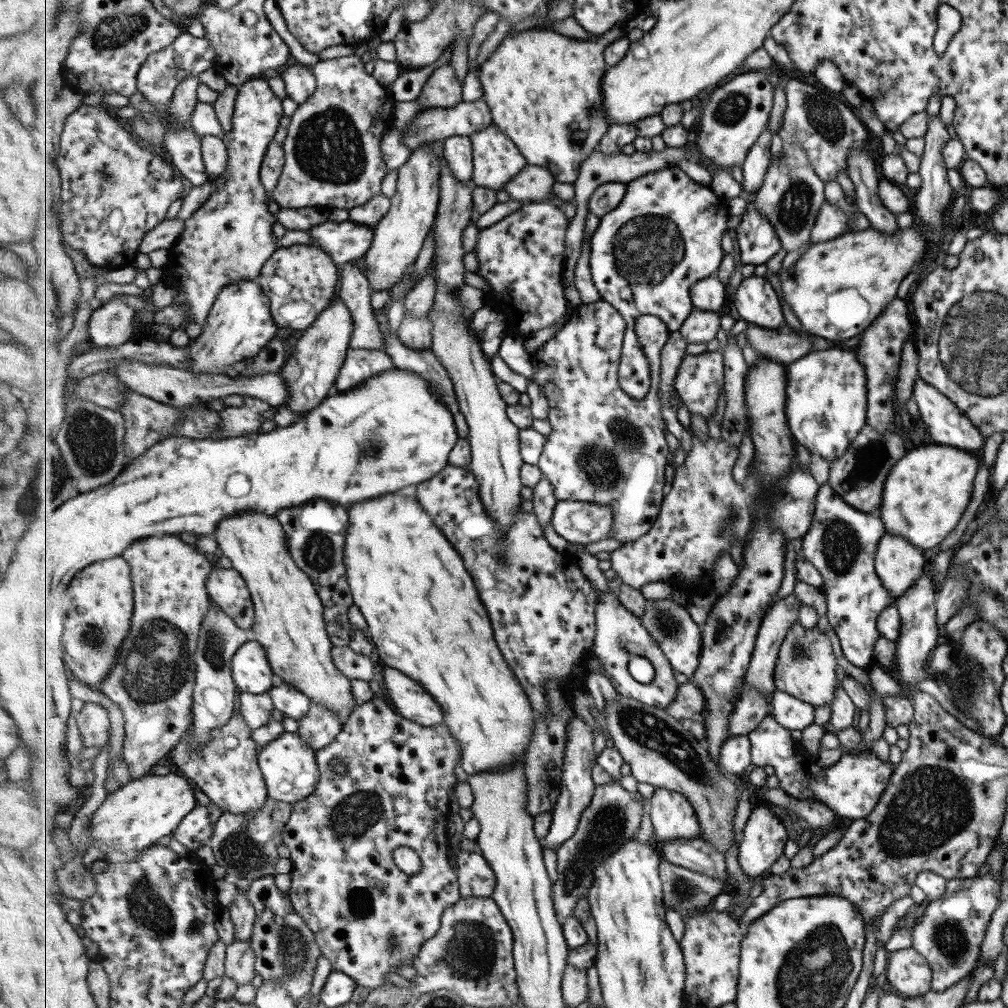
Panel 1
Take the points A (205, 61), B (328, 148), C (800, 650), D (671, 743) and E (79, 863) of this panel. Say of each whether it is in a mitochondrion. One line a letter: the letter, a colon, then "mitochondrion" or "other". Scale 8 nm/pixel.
A: other
B: mitochondrion
C: mitochondrion
D: mitochondrion
E: other

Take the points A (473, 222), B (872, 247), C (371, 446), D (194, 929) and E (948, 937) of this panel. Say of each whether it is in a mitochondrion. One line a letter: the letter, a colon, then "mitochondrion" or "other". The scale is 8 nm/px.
A: other
B: other
C: mitochondrion
D: mitochondrion
E: mitochondrion

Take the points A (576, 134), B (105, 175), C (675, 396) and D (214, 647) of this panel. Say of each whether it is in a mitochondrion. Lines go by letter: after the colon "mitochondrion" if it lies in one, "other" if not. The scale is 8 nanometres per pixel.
A: mitochondrion
B: mitochondrion
C: other
D: mitochondrion

